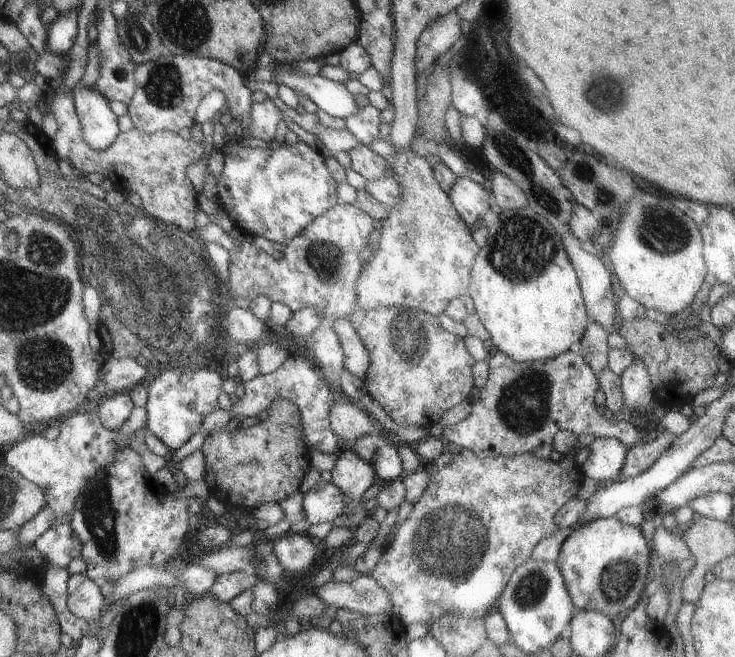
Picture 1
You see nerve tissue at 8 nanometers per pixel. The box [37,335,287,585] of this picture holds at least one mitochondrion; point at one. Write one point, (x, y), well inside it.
(97, 507)

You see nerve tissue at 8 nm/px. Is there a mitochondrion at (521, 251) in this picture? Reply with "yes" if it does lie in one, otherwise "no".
yes

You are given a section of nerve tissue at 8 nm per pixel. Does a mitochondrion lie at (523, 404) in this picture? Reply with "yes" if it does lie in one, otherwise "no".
yes

